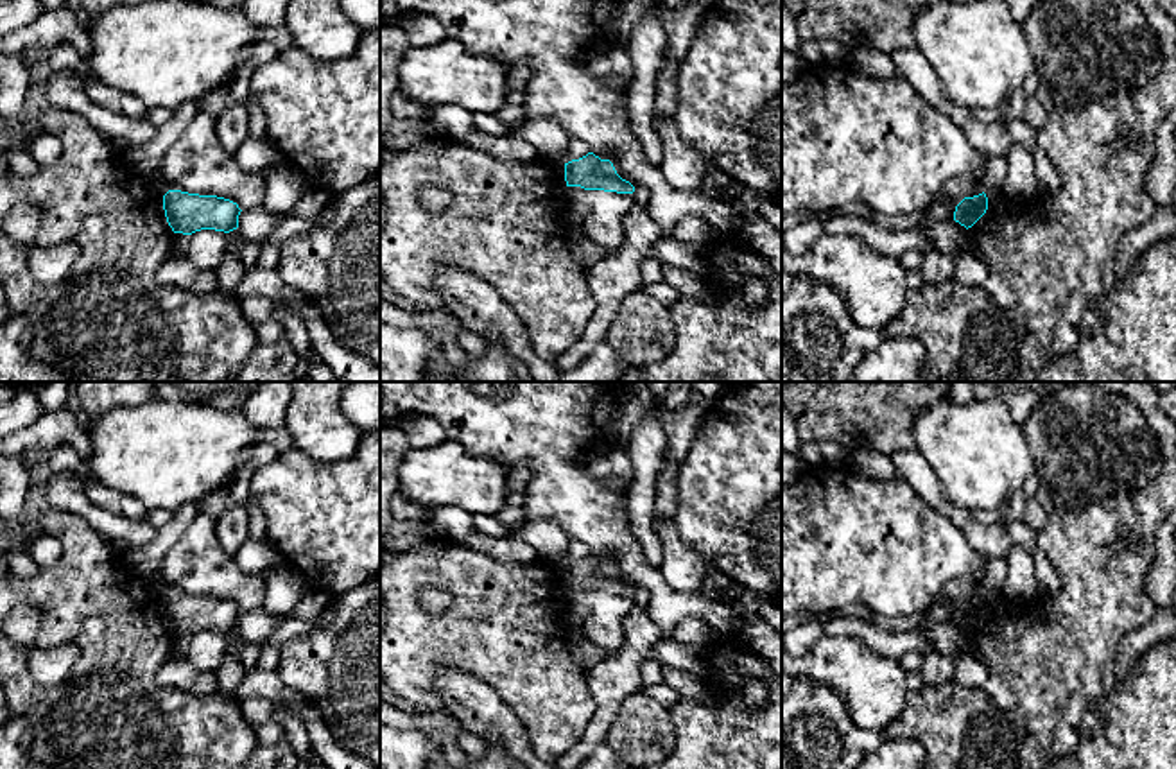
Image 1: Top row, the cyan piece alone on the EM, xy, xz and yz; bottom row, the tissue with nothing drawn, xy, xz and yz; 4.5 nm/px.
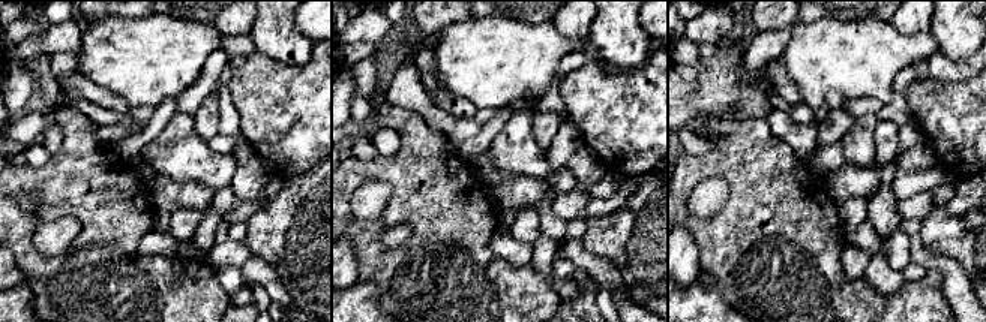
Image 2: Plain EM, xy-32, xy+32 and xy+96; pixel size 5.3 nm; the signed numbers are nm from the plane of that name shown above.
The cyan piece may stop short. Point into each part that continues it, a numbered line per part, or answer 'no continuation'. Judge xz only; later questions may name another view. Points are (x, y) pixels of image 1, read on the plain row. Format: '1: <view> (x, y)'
1: xz (601, 615)

